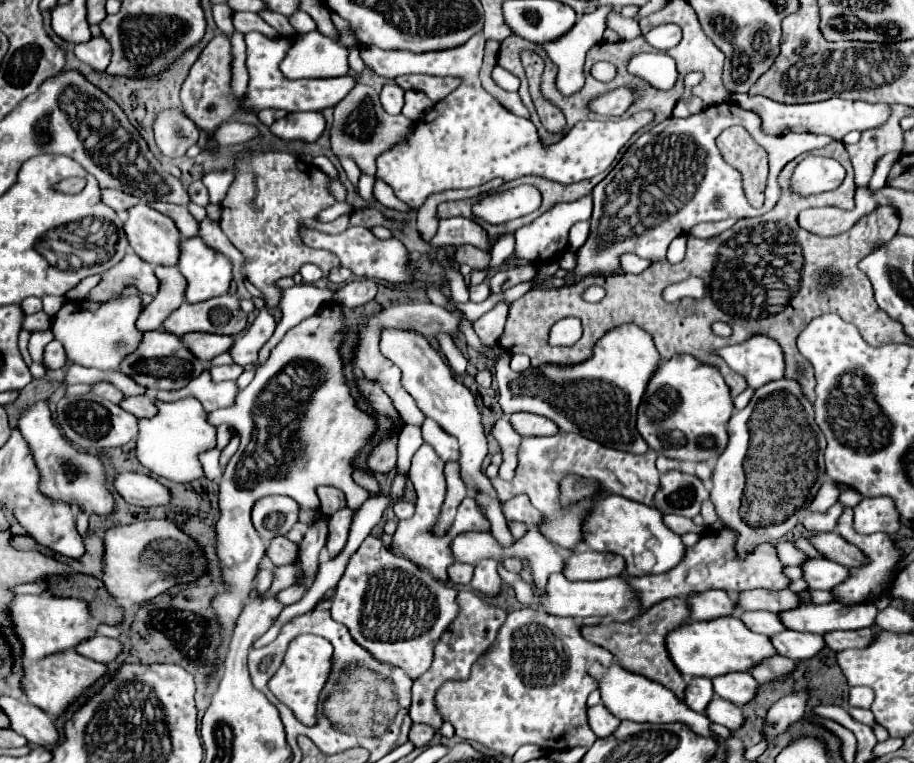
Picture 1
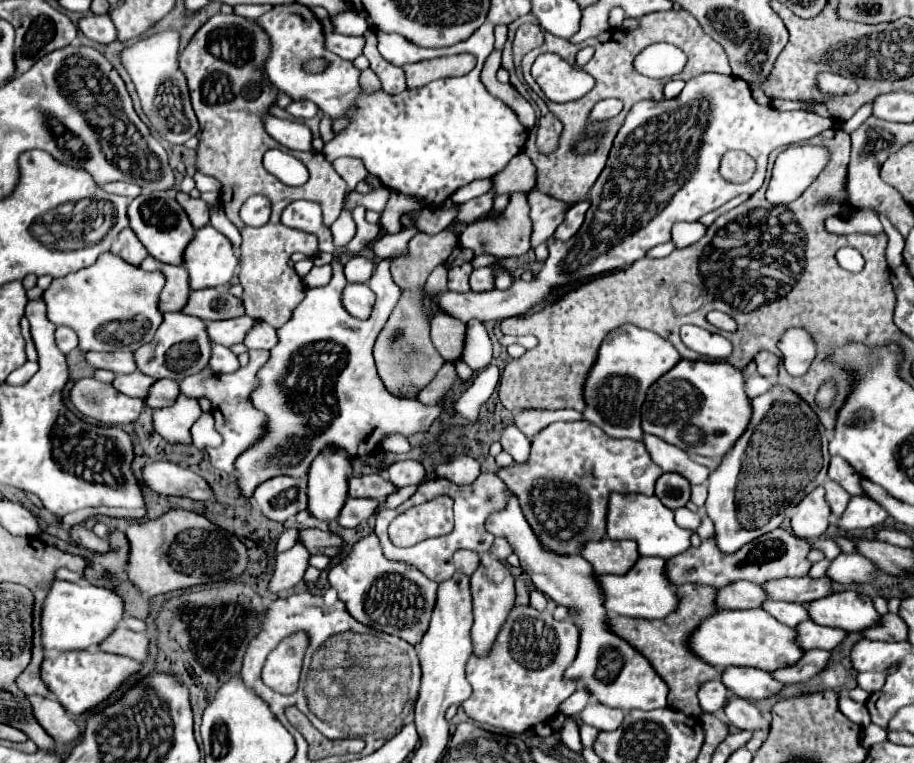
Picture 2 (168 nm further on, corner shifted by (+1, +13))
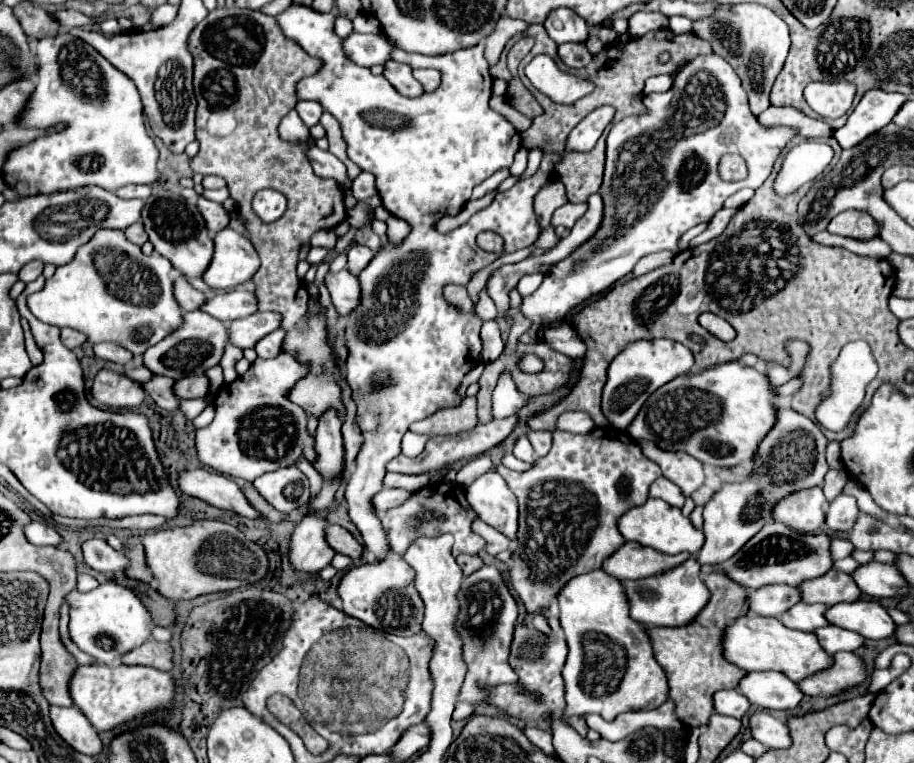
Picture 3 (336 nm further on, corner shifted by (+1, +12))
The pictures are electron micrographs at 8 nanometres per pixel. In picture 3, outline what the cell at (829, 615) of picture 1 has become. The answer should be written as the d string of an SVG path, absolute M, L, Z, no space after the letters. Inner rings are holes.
M875 599L837 603L825 611L825 619L829 619L831 625L863 635L865 639L885 639L895 631L893 619Z

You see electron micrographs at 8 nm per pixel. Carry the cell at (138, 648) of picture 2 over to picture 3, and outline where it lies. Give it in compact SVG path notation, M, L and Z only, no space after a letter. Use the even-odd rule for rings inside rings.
M149 639L145 645L135 647L133 651L125 653L121 657L121 663L125 663L125 665L149 665L149 667L155 667L161 671L169 671L173 667L171 657L173 657L173 651L171 651L169 643L159 643L159 641Z

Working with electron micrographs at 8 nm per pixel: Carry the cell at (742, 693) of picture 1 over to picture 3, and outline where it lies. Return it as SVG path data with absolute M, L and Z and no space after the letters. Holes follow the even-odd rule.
M777 671L747 673L737 685L737 691L763 709L793 709L803 699L797 685Z

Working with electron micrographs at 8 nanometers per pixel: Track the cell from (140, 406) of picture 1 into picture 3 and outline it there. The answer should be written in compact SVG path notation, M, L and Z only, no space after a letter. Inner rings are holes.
M205 375L179 379L173 385L173 393L177 395L177 399L197 399L197 397L205 397L209 393L209 379Z

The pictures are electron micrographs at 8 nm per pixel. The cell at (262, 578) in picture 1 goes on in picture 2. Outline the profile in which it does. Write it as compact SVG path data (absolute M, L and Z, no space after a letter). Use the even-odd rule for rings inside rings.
M289 528L285 530L281 536L279 536L279 542L277 542L277 552L285 552L289 548L293 548L297 542L299 542L299 530L297 528Z

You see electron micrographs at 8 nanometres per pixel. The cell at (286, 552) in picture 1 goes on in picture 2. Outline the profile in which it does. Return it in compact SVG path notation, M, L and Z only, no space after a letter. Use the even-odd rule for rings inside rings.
M307 528L301 530L301 542L305 542L307 550L311 554L325 554L325 556L337 556L343 548L341 536L337 536L331 530L317 530L317 528Z

